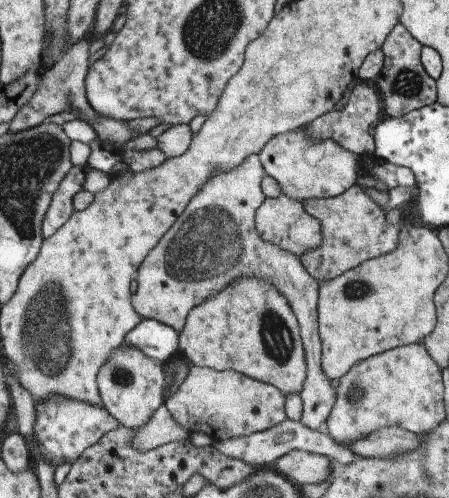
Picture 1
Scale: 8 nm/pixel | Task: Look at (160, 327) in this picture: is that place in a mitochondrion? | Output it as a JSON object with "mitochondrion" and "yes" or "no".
{"mitochondrion":"no"}

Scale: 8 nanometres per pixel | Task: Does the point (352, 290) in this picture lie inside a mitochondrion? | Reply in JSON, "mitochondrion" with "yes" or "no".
{"mitochondrion":"yes"}

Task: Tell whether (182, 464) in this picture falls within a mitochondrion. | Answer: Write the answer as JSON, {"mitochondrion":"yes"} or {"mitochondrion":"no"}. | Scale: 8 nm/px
{"mitochondrion":"no"}

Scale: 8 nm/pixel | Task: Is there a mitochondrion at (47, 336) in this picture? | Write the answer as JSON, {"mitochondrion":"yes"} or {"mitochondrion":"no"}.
{"mitochondrion":"yes"}

